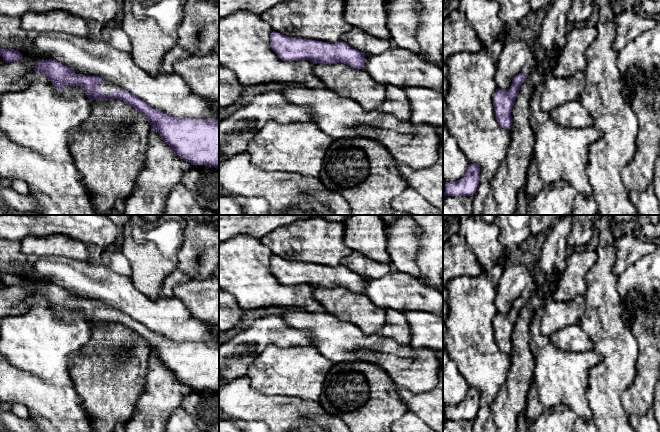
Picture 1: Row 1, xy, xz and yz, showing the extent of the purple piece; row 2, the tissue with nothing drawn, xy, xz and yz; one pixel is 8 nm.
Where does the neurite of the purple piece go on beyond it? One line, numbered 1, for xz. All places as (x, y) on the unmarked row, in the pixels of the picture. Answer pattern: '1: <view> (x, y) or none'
1: none

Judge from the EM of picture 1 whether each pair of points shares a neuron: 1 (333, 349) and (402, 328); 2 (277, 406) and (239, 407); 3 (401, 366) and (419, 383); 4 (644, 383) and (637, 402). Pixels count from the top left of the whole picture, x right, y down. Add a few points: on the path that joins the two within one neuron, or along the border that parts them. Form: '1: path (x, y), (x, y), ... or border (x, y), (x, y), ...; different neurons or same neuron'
1: border (379, 334), (403, 343); different neurons
2: path (268, 407), (248, 407); same neuron
3: path (405, 370), (415, 379); same neuron
4: path (643, 388), (639, 397); same neuron

